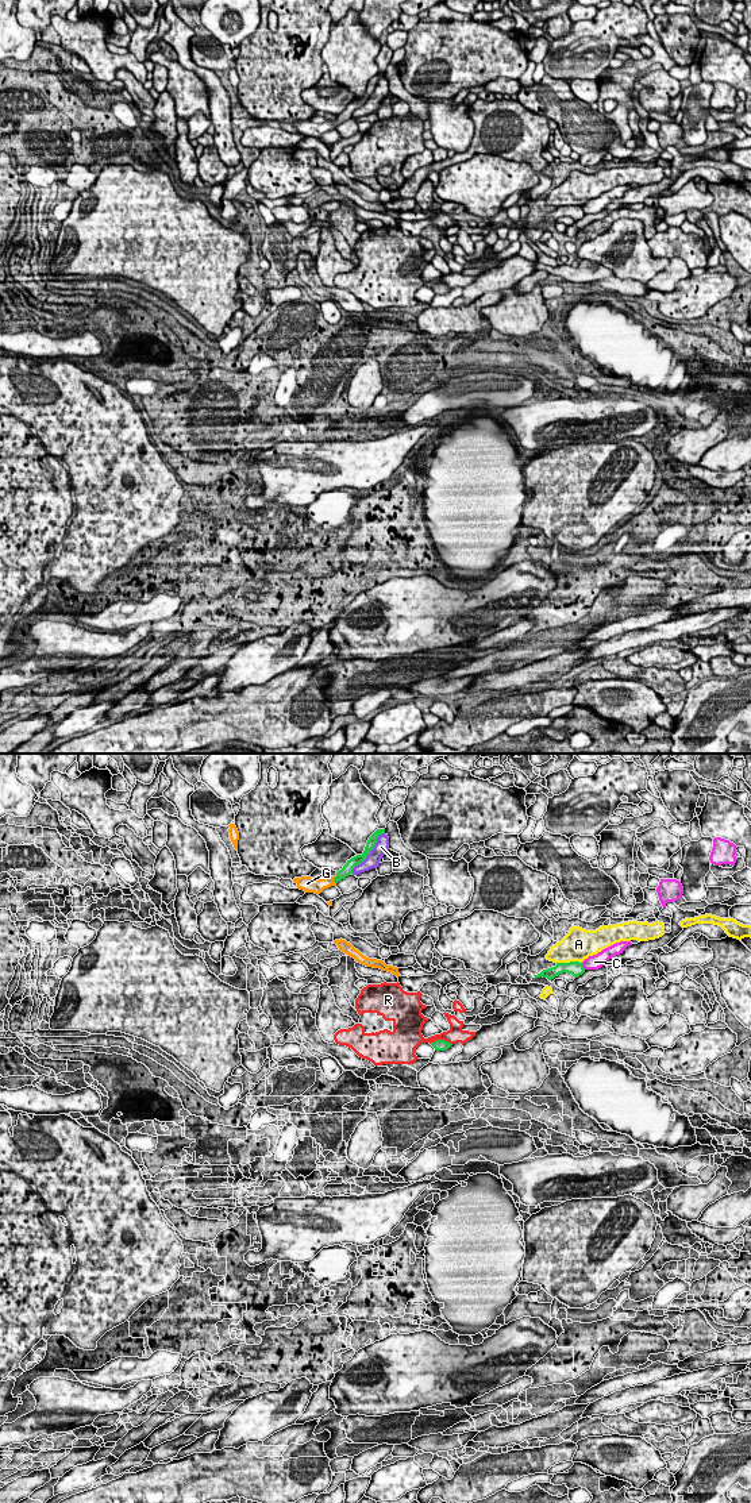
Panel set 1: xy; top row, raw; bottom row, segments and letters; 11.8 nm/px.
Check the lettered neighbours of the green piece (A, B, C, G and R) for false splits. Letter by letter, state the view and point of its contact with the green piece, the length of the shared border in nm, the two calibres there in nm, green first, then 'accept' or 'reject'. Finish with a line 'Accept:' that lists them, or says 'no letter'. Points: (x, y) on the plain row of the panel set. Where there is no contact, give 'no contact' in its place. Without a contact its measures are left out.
A: contact xy (570, 205); length 300 nm; calibres 180 and 380 nm; reject
B: contact xy (369, 96); length 650 nm; calibres 120 and 170 nm; reject
C: contact xy (582, 209); length 100 nm; calibres 180 and 170 nm; reject
G: contact xy (334, 122); length 160 nm; calibres 130 and 170 nm; reject
R: contact xy (441, 284); length 280 nm; calibres 130 and 190 nm; reject
Accept: no letter

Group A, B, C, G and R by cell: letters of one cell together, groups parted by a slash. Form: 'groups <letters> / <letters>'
groups A / B G / C / R

